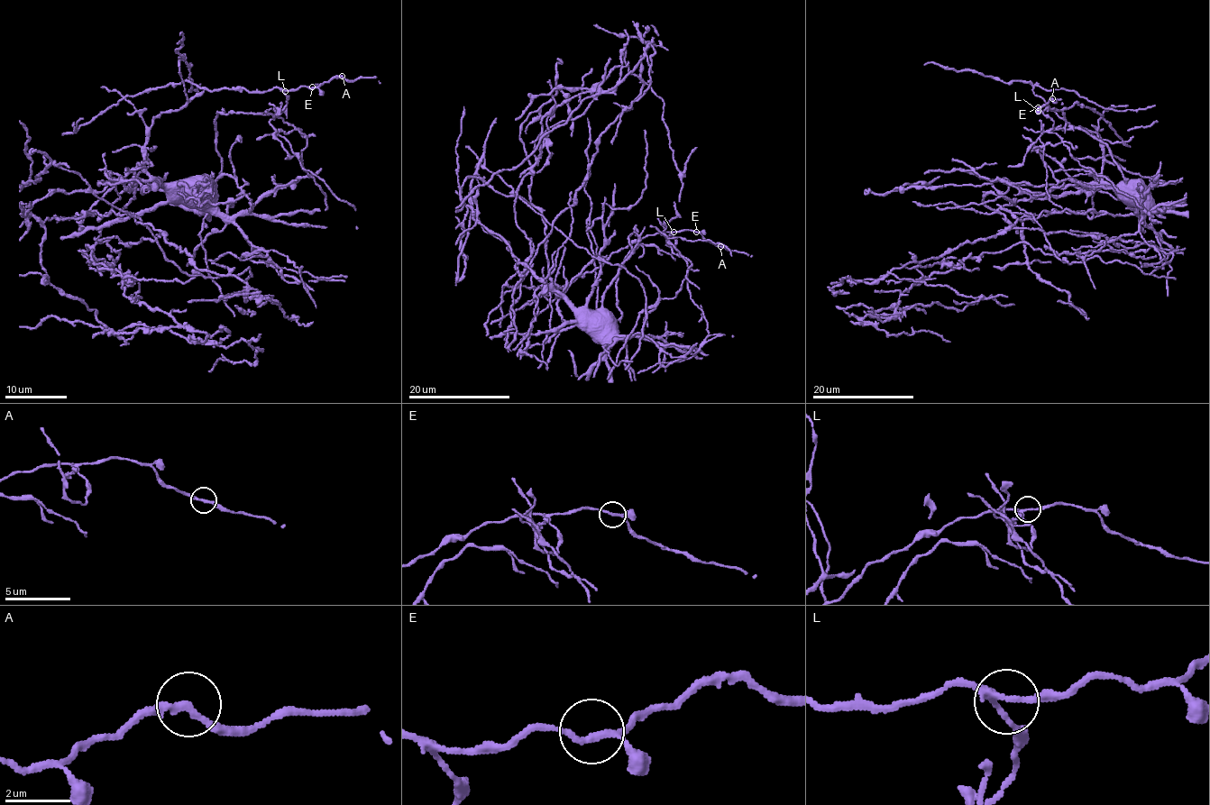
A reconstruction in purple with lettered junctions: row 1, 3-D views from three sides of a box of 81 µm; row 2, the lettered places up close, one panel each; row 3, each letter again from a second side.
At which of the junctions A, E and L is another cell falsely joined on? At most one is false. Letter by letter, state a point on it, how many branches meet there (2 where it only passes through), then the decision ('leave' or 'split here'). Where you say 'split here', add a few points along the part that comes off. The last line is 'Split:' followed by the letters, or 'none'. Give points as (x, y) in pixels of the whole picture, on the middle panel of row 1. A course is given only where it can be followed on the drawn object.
A: place (720, 246); branches 2; leave
E: place (696, 232); branches 3; leave
L: place (673, 232); branches 3; split here; course (673, 232), (559, 297), (514, 287), (562, 212), (516, 340), (518, 185), (542, 119), (599, 89), (455, 208)
Split: L

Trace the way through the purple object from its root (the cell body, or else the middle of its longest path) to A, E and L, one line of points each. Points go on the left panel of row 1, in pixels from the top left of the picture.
A: (193, 184), (160, 184), (147, 170), (147, 127), (126, 96), (184, 80), (269, 91), (342, 76)
E: (193, 184), (160, 184), (147, 170), (147, 127), (126, 96), (184, 80), (212, 91), (312, 86)
L: (193, 184), (160, 184), (147, 170), (147, 127), (125, 97), (184, 80), (212, 91), (284, 91)

